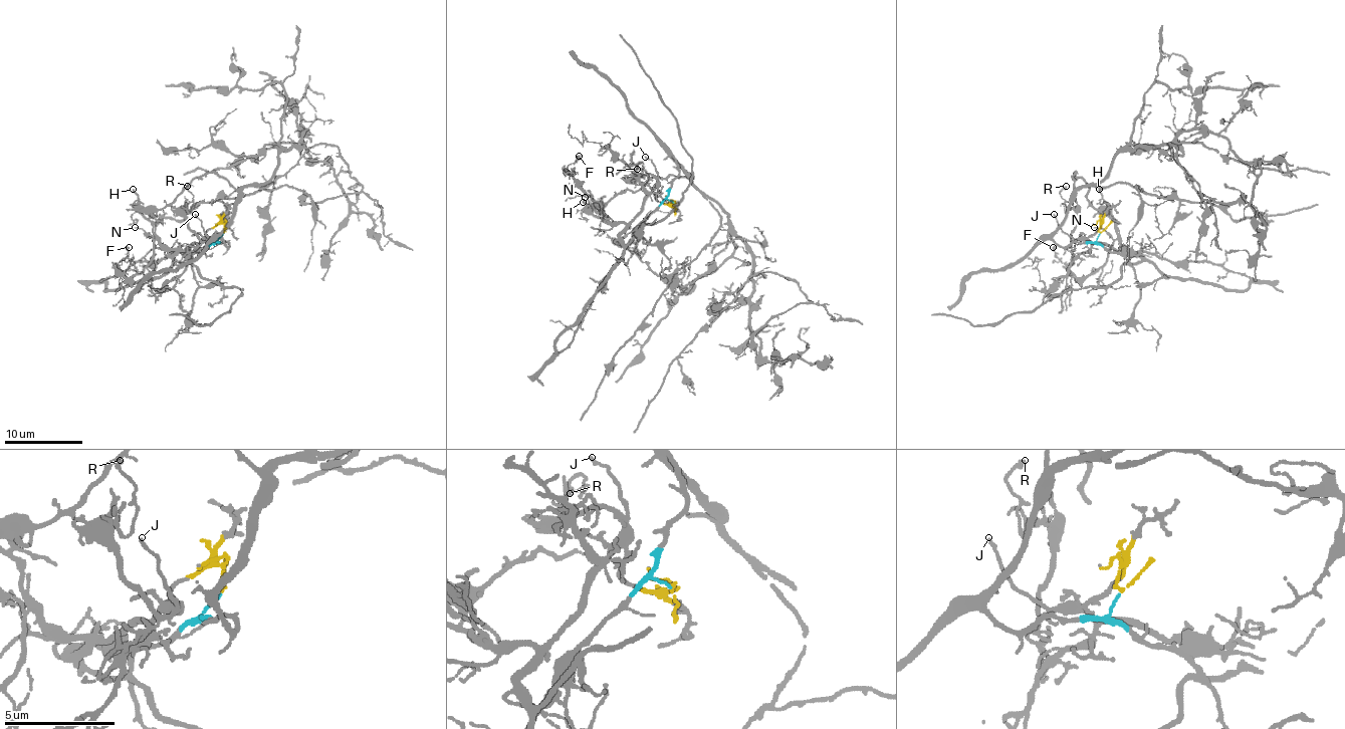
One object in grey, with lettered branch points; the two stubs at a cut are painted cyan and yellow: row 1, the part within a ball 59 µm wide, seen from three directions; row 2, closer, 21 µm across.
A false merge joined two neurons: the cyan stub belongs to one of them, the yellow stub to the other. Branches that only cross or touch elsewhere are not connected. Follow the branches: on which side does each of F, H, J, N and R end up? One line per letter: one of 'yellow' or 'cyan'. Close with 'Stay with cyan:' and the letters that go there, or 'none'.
F: yellow
H: yellow
J: yellow
N: yellow
R: yellow
Stay with cyan: none

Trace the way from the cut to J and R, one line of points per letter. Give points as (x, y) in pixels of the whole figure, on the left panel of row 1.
J: (223, 233), (223, 225), (217, 223), (206, 233), (207, 239), (196, 213)
R: (223, 233), (221, 223), (200, 239), (188, 225), (186, 209), (192, 196), (188, 186)

